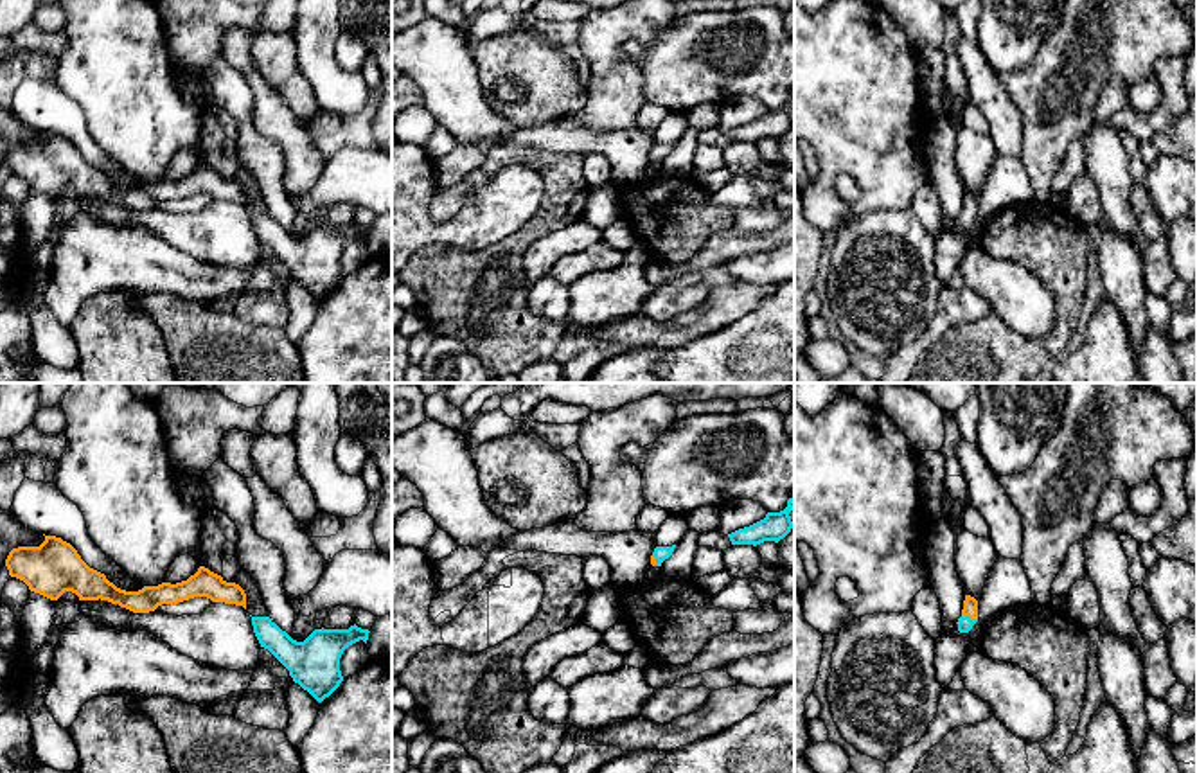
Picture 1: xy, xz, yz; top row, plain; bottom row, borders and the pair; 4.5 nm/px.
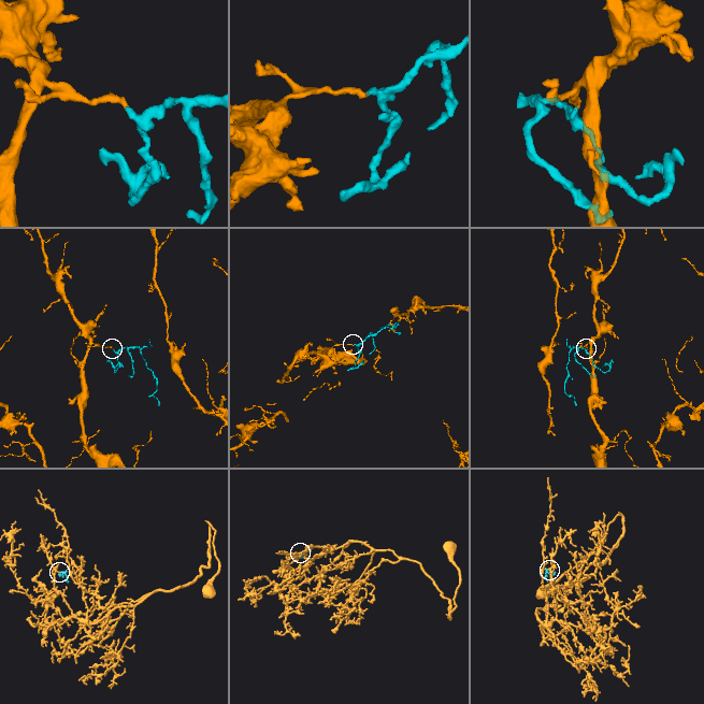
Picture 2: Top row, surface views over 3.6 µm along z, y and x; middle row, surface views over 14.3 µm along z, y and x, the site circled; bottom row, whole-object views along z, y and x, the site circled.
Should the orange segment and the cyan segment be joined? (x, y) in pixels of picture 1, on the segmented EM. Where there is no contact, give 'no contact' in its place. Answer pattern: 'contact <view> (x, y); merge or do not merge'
contact yz (969, 617); merge

